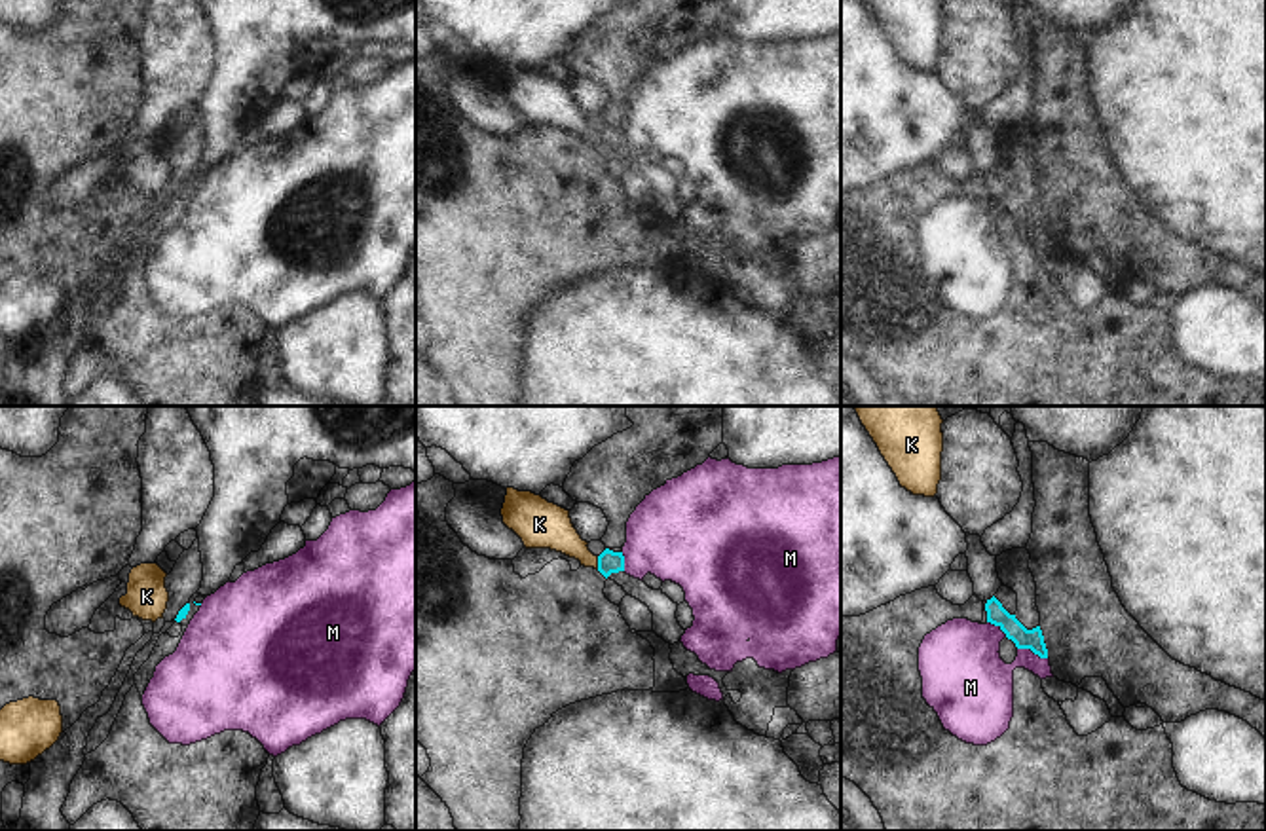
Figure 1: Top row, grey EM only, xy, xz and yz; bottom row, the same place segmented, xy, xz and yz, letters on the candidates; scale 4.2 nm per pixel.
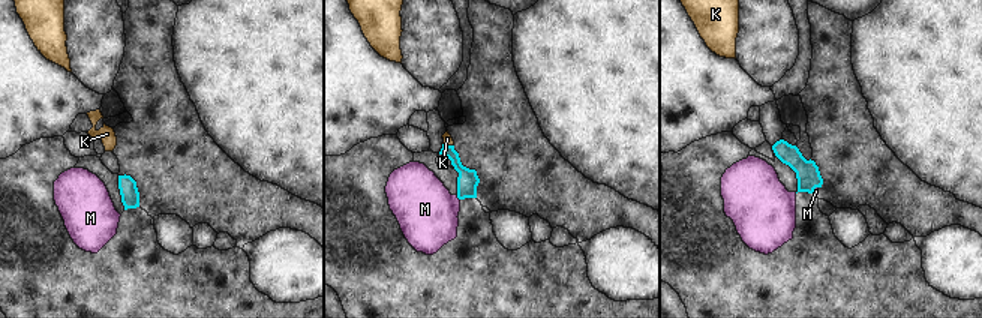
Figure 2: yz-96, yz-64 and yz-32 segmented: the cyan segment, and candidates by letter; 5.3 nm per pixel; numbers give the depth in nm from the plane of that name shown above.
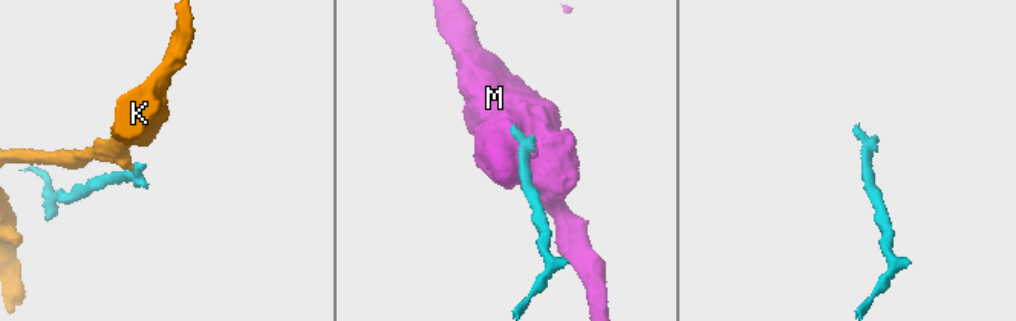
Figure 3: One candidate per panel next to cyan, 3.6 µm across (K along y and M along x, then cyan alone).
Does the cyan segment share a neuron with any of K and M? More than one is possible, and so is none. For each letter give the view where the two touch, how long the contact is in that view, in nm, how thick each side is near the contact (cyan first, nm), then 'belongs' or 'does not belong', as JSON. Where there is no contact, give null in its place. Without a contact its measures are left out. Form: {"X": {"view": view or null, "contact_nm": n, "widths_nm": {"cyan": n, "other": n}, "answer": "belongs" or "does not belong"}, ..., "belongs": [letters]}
{"K": {"view": "xz", "contact_nm": 60, "widths_nm": {"cyan": 100, "other": 180}, "answer": "does not belong"}, "M": {"view": "yz", "contact_nm": 140, "widths_nm": {"cyan": 90, "other": 260}, "answer": "does not belong"}, "belongs": []}

